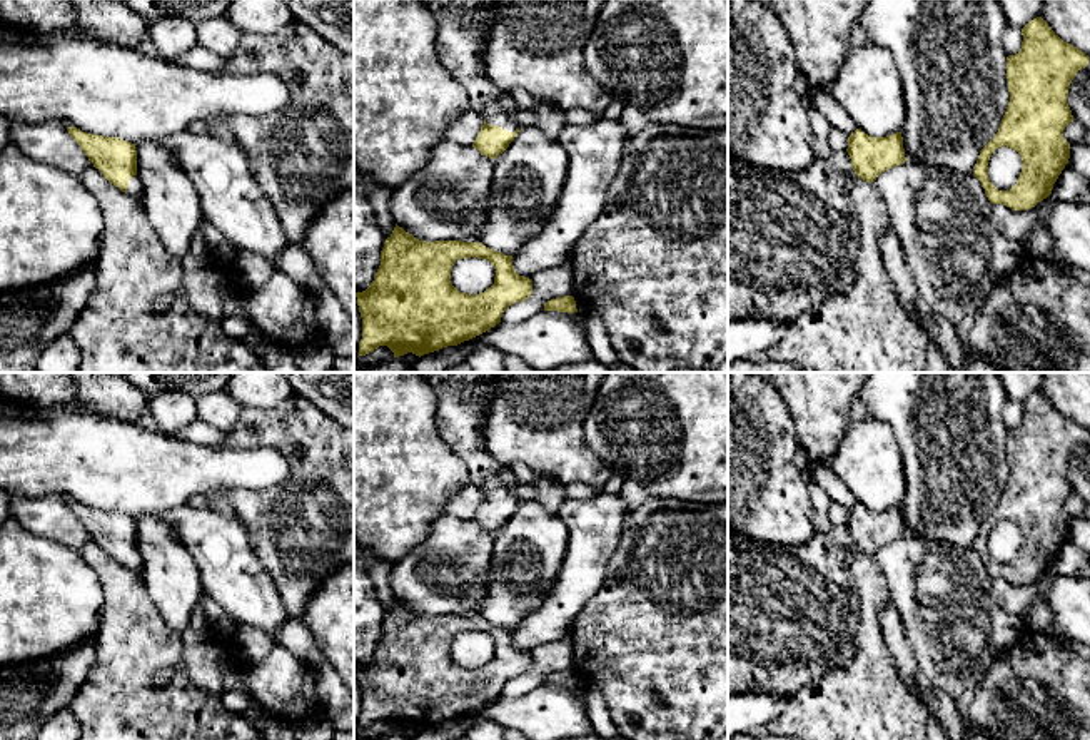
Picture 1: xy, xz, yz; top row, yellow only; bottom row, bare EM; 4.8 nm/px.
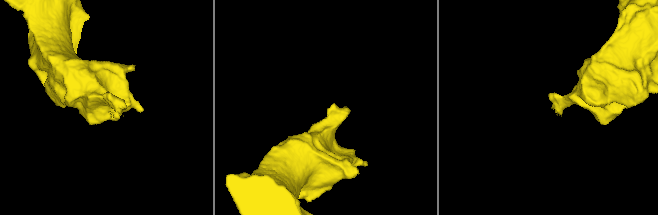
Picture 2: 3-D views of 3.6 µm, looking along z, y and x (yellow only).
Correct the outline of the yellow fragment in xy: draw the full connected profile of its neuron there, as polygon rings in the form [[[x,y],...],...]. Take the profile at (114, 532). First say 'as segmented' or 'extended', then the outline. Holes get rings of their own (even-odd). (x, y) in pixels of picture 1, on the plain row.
extended; [[[67,501],[67,504],[110,558],[140,576],[142,561],[137,551],[135,518],[119,511],[87,508],[77,501]]]

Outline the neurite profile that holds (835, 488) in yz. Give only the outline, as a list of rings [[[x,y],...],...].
[[[818,463],[816,466],[818,484],[825,489],[831,501],[846,508],[848,511],[856,504],[853,493],[835,474],[833,463]]]

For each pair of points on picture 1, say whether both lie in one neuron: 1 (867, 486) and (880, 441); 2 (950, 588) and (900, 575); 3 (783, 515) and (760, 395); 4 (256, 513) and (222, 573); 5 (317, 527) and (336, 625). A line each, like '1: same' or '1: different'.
1: same
2: same
3: same
4: different
5: different

